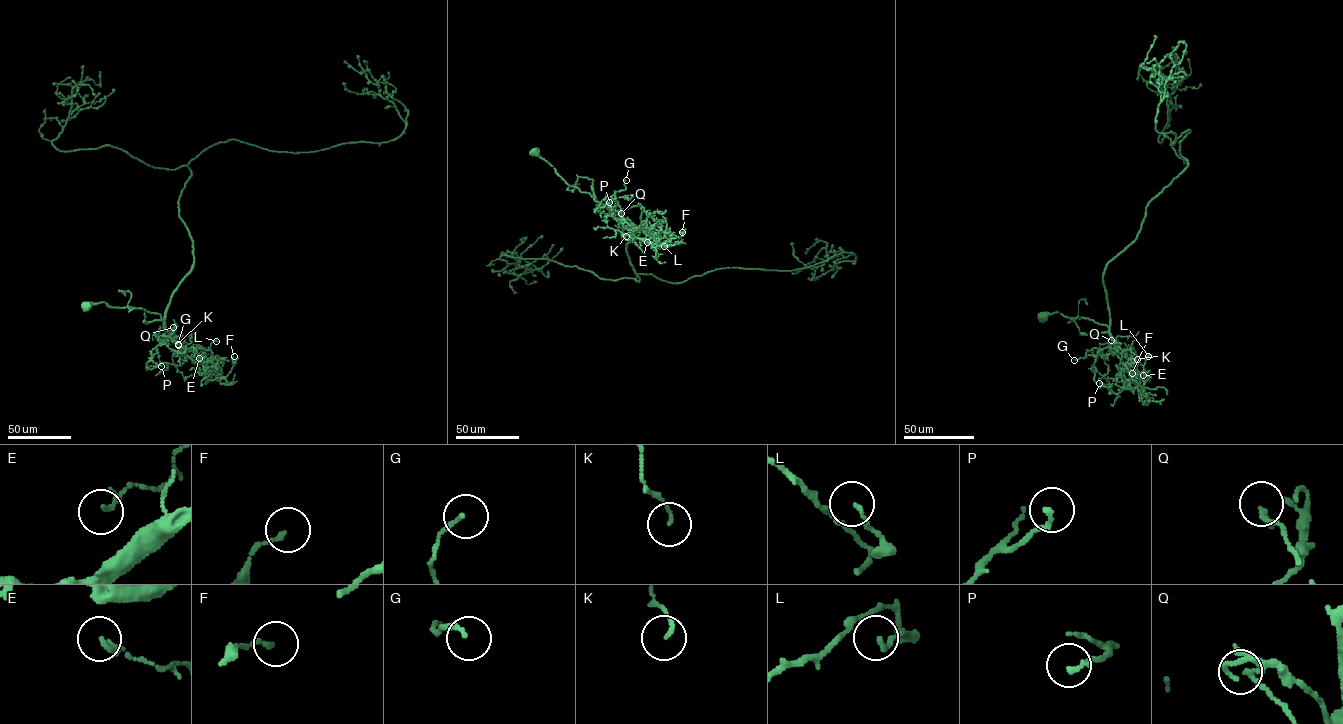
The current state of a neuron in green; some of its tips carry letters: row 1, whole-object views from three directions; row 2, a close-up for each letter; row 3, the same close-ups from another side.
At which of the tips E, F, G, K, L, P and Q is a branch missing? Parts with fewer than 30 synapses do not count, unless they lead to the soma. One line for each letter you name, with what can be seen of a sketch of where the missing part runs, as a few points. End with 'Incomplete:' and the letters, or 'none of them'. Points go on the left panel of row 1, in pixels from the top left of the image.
Incomplete: none of them

